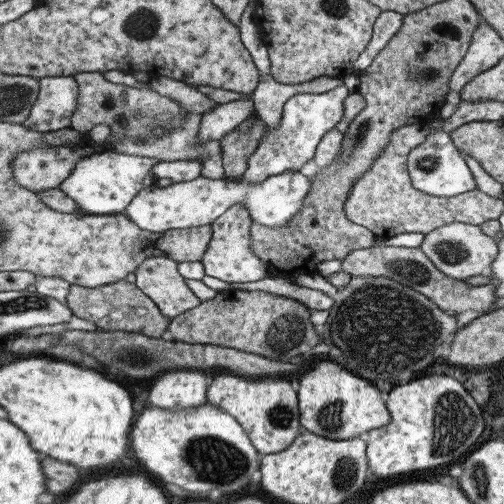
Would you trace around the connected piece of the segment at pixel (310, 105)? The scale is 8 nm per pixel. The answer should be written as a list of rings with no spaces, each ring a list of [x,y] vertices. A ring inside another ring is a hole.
[[[342,84],[321,94],[303,93],[288,98],[282,106],[280,124],[274,128],[266,127],[266,134],[248,158],[247,168],[239,176],[239,181],[258,183],[286,170],[298,171],[306,160],[312,158],[323,135],[334,129],[338,120],[342,119],[343,100],[348,94],[347,88]]]

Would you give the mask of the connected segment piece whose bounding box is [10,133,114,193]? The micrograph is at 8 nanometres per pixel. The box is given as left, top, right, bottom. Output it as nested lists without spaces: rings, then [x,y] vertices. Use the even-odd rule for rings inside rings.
[[[82,133],[82,139],[78,144],[54,144],[53,146],[38,146],[31,150],[24,150],[10,162],[10,169],[13,173],[15,182],[33,193],[39,193],[41,190],[51,190],[51,188],[58,188],[62,180],[69,174],[69,171],[73,168],[73,165],[85,155],[98,153],[101,151],[113,150],[112,142],[114,138],[110,136],[110,133],[102,135],[100,142],[93,142],[88,133]]]

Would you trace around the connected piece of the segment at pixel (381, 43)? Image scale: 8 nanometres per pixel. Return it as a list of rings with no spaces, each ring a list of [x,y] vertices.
[[[380,11],[373,23],[370,41],[367,47],[357,56],[357,59],[351,64],[354,70],[364,70],[367,68],[375,56],[390,41],[392,36],[399,30],[404,14],[395,11]]]

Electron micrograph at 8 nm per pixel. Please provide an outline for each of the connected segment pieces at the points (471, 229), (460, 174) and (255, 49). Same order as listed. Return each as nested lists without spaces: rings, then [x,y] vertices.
[[[453,221],[424,234],[419,248],[438,271],[451,279],[463,280],[487,272],[489,264],[497,254],[496,243],[483,234],[479,225]]]
[[[437,117],[429,123],[430,133],[419,146],[409,151],[406,169],[412,188],[415,190],[433,197],[453,197],[475,190],[476,186],[465,160],[454,148],[450,136],[438,128],[441,121],[442,119]]]
[[[248,1],[248,5],[241,13],[237,27],[241,44],[243,48],[249,52],[254,65],[257,67],[257,75],[260,77],[261,75],[270,73],[270,63],[268,60],[267,48],[265,48],[264,43],[259,39],[260,33],[258,33],[256,23],[254,22],[254,8],[255,2],[251,4],[250,1]]]

